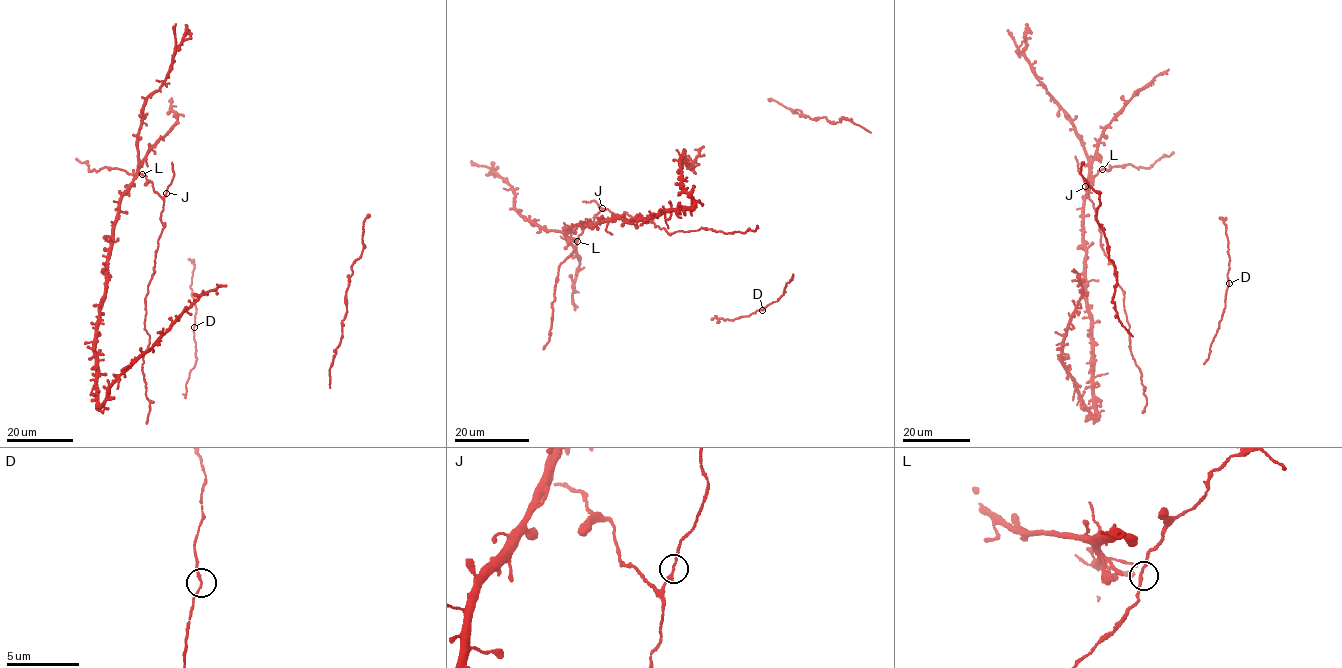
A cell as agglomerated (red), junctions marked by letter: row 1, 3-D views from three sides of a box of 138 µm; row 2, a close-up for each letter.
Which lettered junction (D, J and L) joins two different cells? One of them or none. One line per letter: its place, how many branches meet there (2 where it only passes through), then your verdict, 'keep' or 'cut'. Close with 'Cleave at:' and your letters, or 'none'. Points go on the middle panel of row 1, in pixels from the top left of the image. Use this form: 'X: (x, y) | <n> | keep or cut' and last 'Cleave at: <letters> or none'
D: (762, 310) | 2 | keep
J: (602, 208) | 2 | keep
L: (577, 241) | 2 | keep
Cleave at: none

